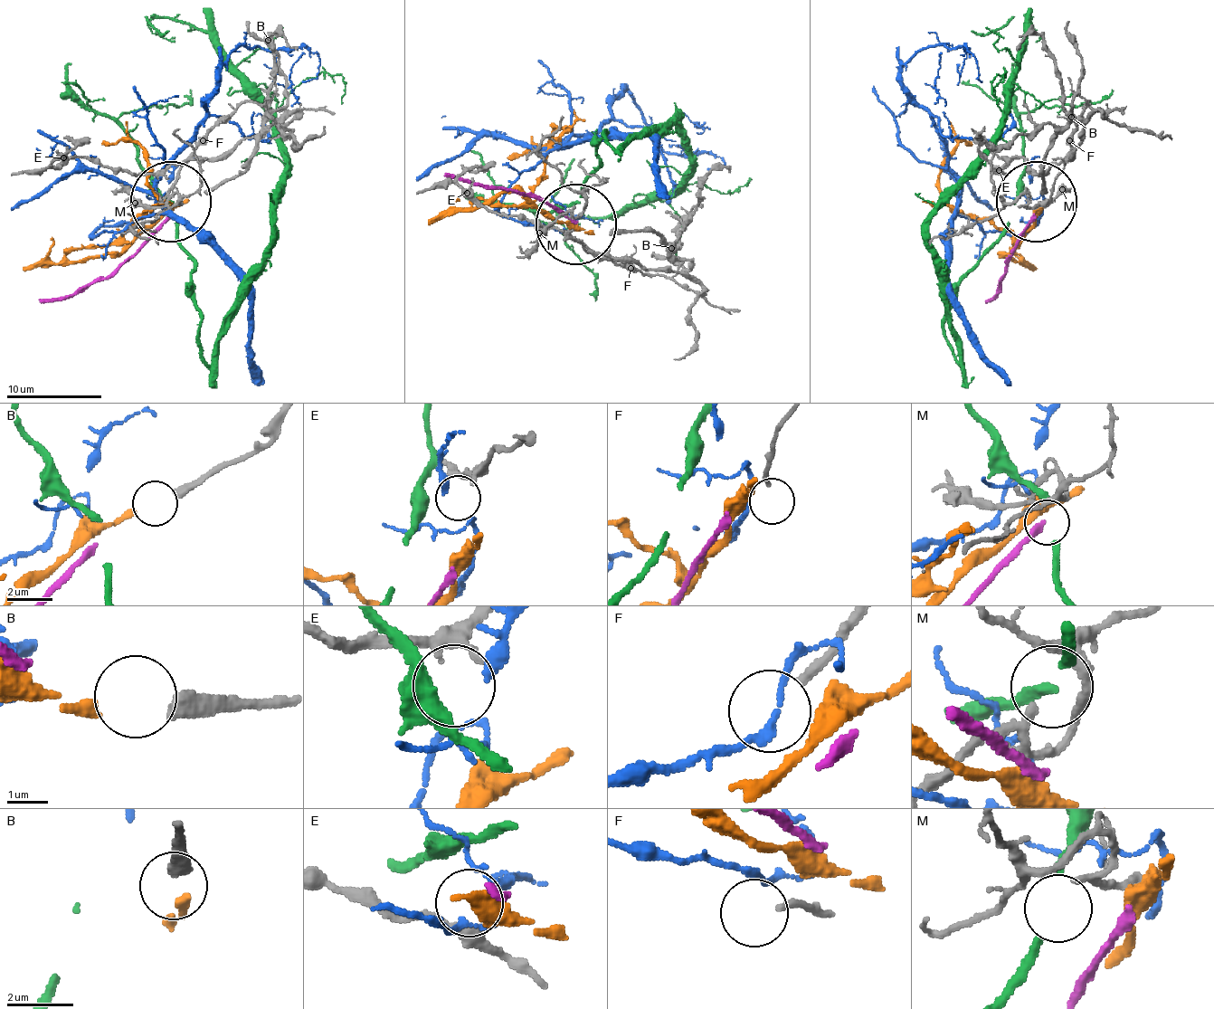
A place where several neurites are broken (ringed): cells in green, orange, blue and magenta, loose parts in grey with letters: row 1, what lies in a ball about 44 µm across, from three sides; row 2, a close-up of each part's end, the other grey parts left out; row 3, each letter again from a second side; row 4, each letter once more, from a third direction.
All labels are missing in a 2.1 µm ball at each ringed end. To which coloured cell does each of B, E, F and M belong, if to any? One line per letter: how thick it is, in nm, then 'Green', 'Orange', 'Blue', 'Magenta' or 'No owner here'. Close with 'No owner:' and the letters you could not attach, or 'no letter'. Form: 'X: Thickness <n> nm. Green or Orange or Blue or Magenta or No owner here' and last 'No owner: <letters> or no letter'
B: Thickness 440 nm. Orange
E: Thickness 260 nm. Blue
F: Thickness 220 nm. No owner here
M: Thickness 160 nm. No owner here
No owner: F, M

